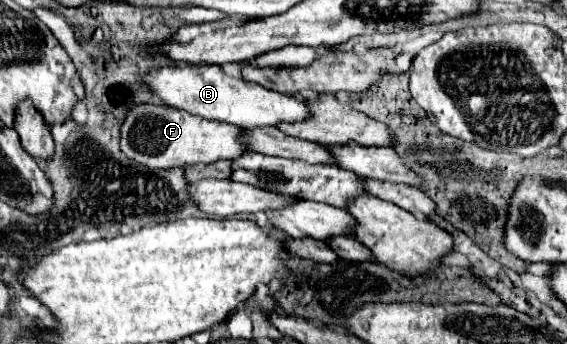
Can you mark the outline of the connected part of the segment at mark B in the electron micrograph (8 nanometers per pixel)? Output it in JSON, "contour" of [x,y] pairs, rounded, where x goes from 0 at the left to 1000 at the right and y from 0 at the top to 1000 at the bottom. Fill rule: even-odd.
{"contour":[[[339,186],[289,192],[289,198],[265,203],[254,221],[254,238],[265,250],[272,273],[286,285],[293,308],[321,314],[321,320],[332,320],[335,331],[346,331],[367,349],[406,355],[430,378],[490,366],[497,355],[519,360],[519,355],[536,355],[547,343],[543,302],[533,285],[501,279],[451,238],[402,221],[388,192],[339,192]]]}

